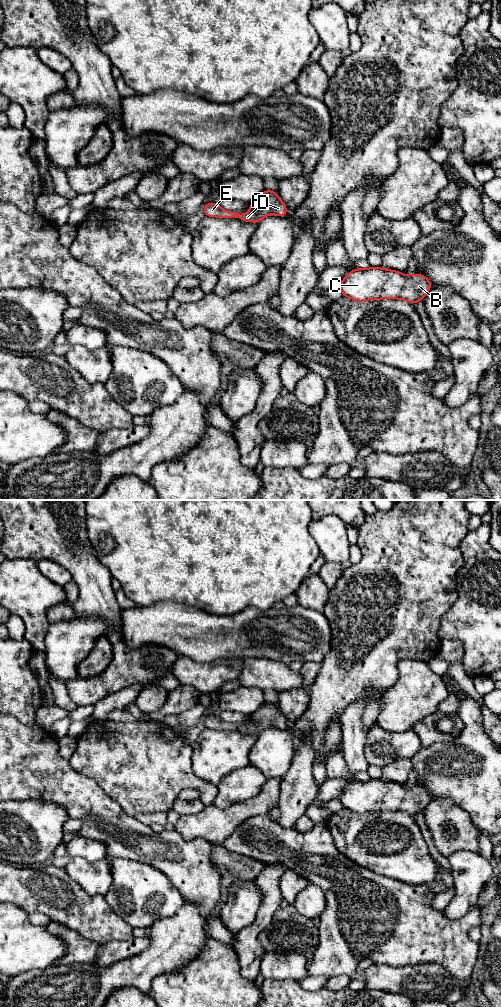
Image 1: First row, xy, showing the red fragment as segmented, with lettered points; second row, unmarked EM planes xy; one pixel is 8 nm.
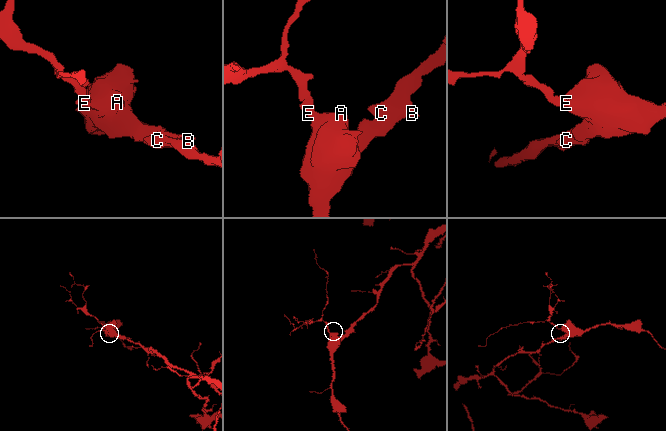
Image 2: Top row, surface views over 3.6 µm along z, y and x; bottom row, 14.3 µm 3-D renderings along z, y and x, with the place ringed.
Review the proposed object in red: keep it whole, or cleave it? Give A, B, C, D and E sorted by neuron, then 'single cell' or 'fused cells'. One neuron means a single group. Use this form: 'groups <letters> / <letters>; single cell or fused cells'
groups A B C D E; single cell

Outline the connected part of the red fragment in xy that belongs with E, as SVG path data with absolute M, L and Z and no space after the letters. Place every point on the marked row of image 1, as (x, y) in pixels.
M266 190L250 203L248 213L239 214L237 212L225 211L219 204L207 202L203 209L203 215L217 218L238 218L244 222L259 223L264 217L273 214L285 217L287 206L273 190Z

